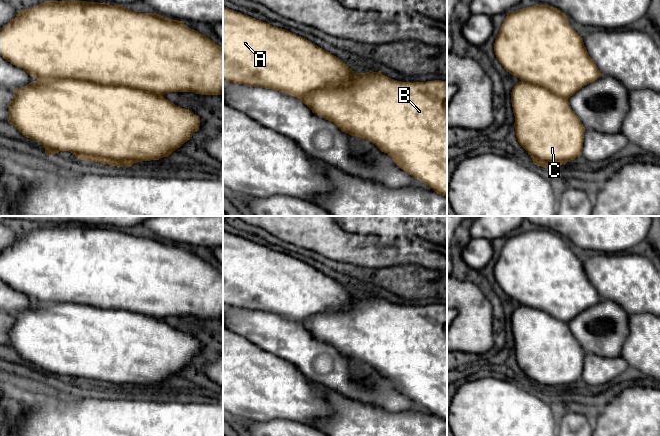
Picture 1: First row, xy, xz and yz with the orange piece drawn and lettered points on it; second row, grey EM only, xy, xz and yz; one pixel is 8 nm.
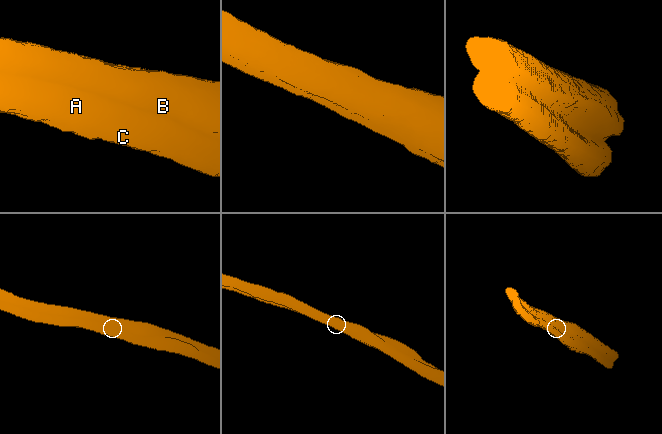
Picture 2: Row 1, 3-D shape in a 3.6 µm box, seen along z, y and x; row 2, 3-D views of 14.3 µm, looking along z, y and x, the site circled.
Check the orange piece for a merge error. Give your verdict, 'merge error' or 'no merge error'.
merge error

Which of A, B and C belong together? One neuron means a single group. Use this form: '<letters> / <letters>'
A C / B

